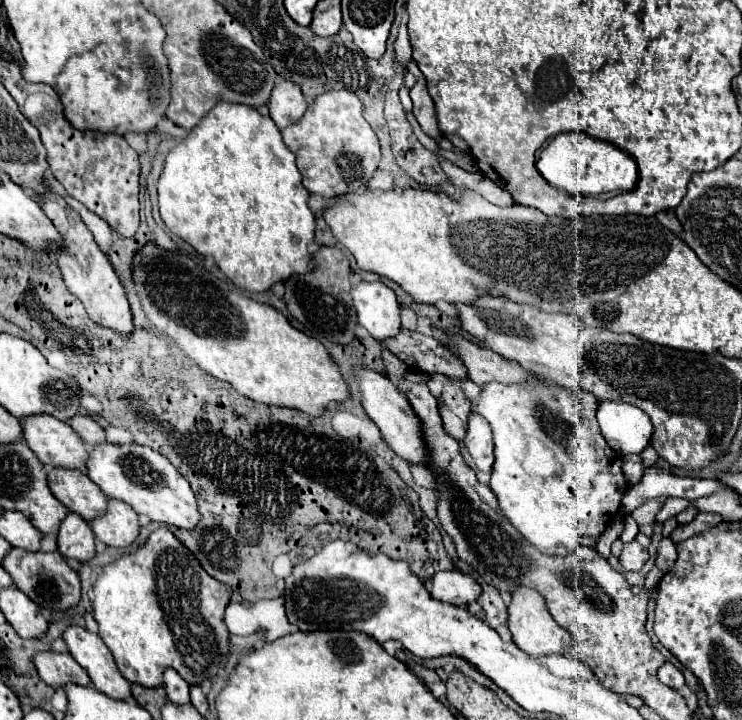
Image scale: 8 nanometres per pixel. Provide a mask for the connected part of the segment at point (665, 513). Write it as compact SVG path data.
M670 498L670 500L666 500L664 502L664 506L662 506L662 510L658 512L658 516L656 516L656 520L658 522L666 522L668 518L674 518L676 514L680 514L684 510L684 500L680 500L680 498Z

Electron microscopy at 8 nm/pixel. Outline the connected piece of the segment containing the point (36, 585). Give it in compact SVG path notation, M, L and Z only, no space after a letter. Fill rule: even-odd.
M12 548L2 560L2 568L12 576L16 588L20 588L28 598L46 610L66 610L80 600L80 578L66 564L60 552L30 552Z

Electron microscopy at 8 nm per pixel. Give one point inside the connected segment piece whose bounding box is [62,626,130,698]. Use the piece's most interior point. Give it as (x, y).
(87, 649)

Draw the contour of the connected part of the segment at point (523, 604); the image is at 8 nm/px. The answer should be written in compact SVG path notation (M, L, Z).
M518 588L512 594L512 604L508 606L508 624L510 624L510 632L514 636L514 642L520 650L524 650L530 656L546 656L546 654L566 654L570 650L570 646L574 644L574 640L570 638L570 634L560 628L554 618L548 614L546 606L544 606L544 598L532 590L532 588Z

